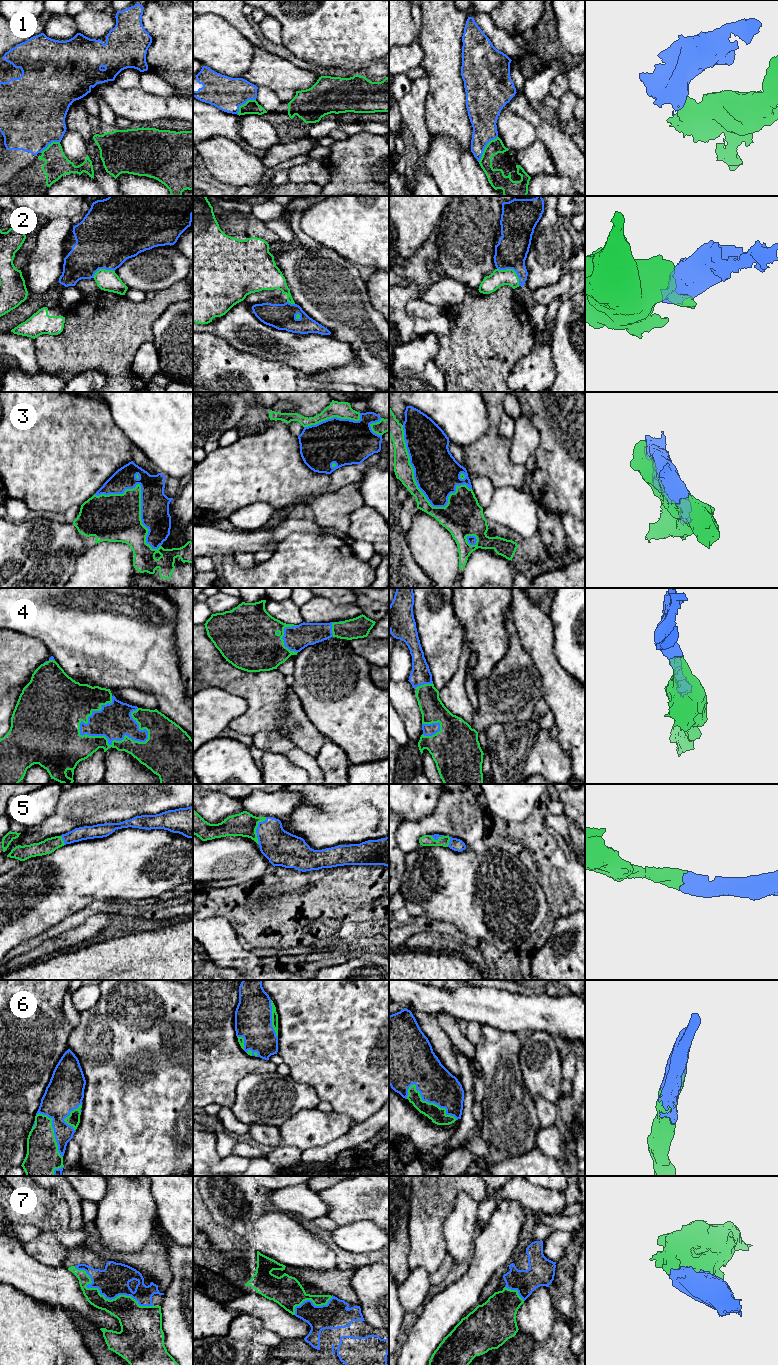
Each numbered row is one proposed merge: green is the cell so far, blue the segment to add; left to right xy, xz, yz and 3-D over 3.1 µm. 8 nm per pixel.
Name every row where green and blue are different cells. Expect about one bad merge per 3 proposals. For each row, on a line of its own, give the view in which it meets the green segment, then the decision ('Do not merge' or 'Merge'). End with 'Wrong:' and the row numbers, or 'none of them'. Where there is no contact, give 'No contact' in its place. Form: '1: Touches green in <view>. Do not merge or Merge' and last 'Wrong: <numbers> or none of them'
1: Touches green in yz. Do not merge
2: Touches green in yz. Do not merge
3: Touches green in yz. Merge
4: Touches green in xy. Merge
5: Touches green in xz. Merge
6: Touches green in yz. Merge
7: Touches green in xy. Merge
Wrong: 1, 2

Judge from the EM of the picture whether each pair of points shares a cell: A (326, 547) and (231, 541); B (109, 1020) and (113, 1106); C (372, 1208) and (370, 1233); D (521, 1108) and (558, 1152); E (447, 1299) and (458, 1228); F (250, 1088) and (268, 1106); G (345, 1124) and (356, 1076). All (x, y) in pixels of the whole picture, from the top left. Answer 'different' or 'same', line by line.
A: different
B: same
C: different
D: different
E: different
F: same
G: different

